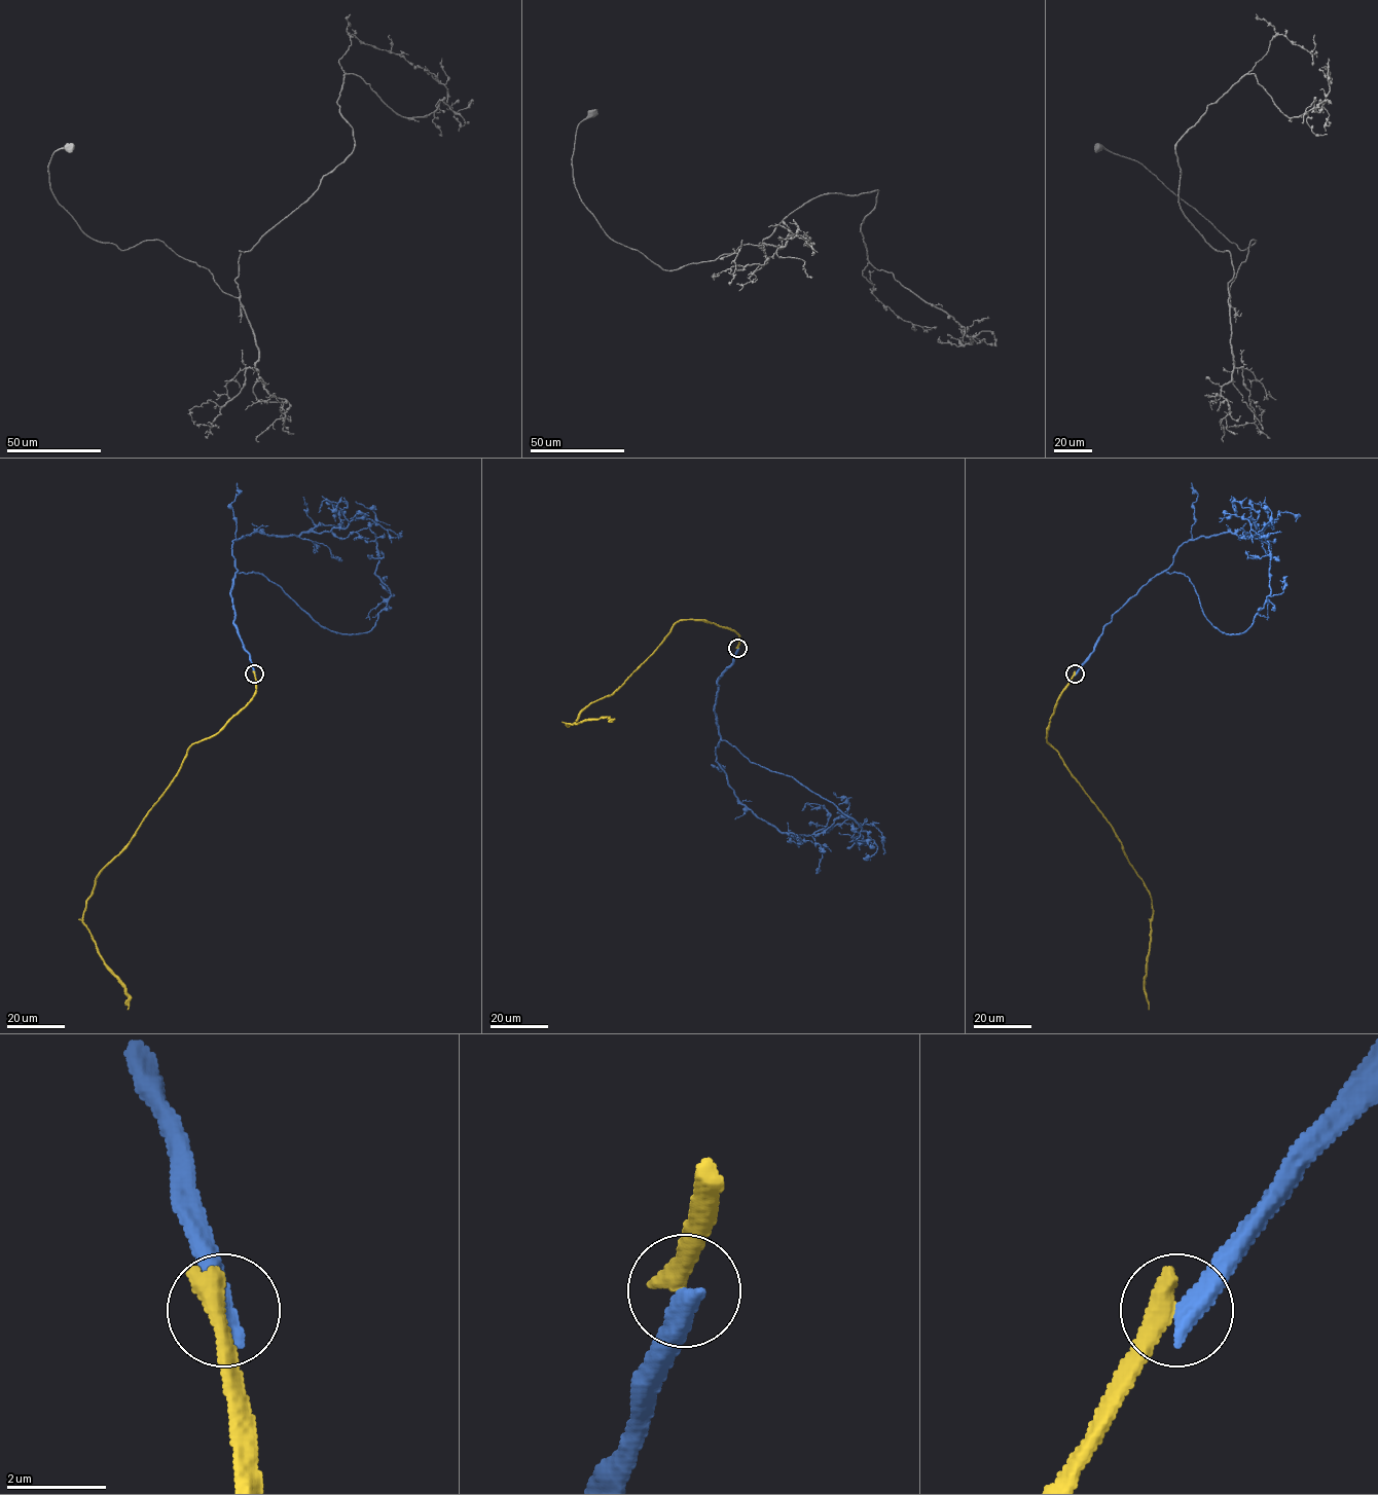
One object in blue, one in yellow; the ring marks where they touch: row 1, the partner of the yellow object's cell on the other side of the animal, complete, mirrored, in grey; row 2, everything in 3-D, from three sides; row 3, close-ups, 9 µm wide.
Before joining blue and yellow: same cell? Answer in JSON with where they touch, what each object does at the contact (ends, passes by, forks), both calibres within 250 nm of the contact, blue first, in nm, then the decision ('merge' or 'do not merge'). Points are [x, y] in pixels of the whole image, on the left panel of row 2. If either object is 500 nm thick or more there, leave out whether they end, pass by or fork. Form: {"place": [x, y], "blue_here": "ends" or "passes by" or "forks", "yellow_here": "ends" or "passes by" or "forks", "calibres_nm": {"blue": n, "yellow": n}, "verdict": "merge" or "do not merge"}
{"place": [254, 673], "calibres_nm": {"blue": 480, "yellow": 550}, "verdict": "do not merge"}

